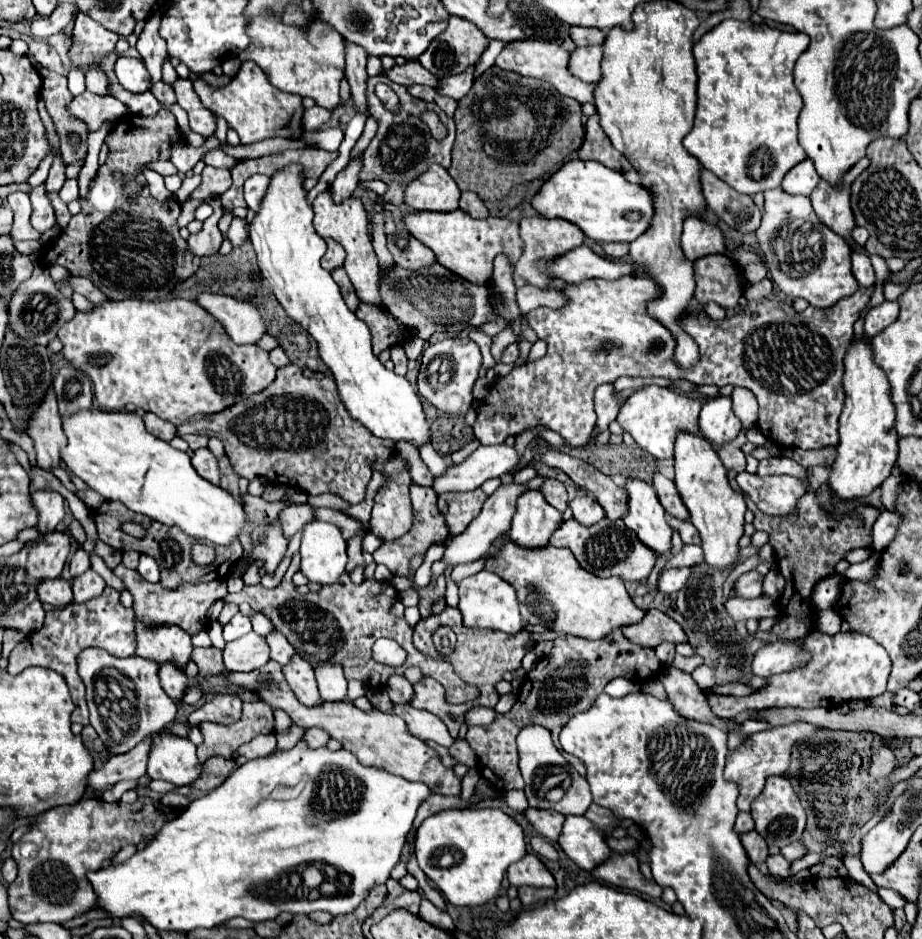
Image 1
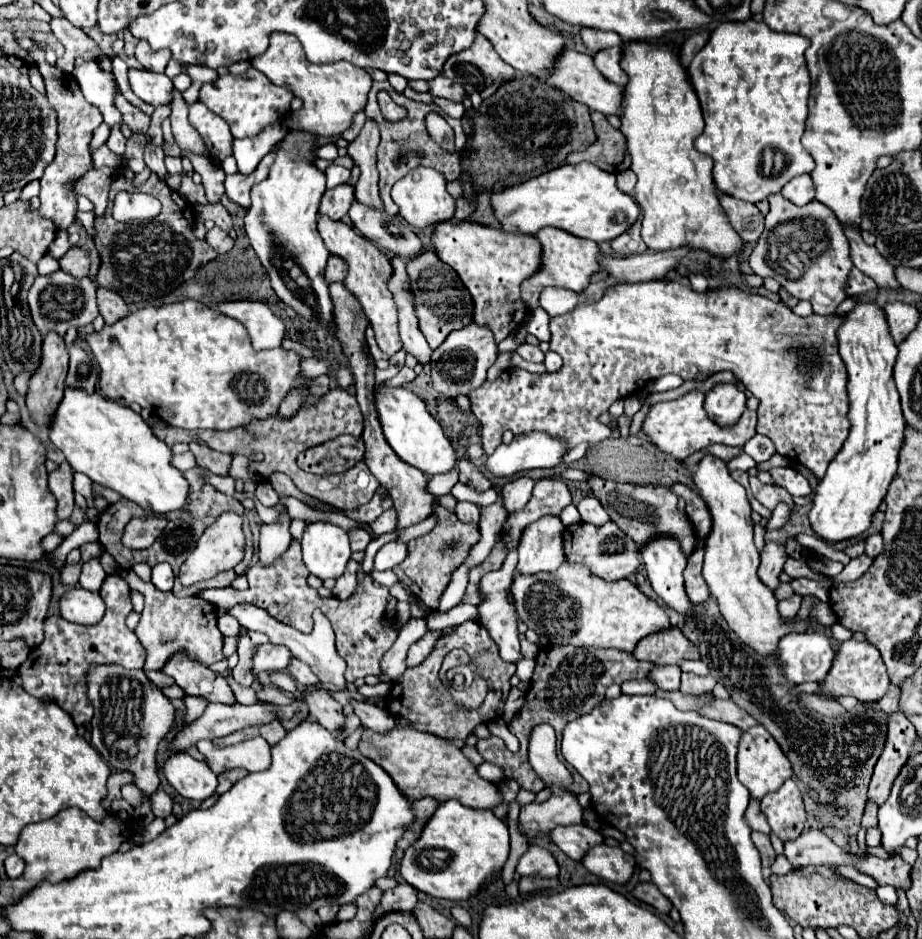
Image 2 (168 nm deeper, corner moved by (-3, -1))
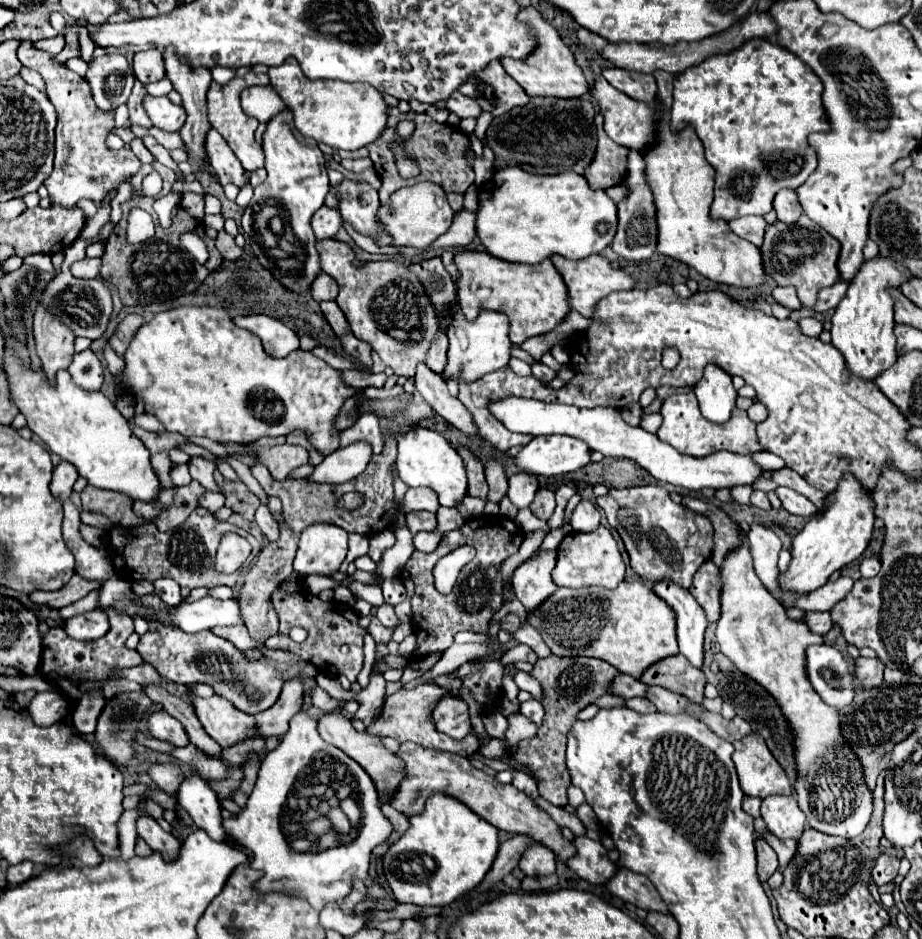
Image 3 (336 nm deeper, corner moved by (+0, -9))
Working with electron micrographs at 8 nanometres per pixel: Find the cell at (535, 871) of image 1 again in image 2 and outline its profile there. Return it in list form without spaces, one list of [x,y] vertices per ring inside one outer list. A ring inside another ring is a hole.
[[[529,846],[529,850],[521,856],[521,860],[517,864],[517,874],[519,876],[555,878],[559,874],[559,866],[547,850],[543,850],[539,846]]]

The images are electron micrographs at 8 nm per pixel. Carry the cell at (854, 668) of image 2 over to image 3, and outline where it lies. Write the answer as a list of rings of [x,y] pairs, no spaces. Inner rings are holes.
[[[858,658],[858,660],[856,660],[854,674],[856,674],[858,680],[864,682],[866,688],[880,686],[880,682],[882,682],[882,672],[884,672],[884,664],[882,664],[878,658]]]

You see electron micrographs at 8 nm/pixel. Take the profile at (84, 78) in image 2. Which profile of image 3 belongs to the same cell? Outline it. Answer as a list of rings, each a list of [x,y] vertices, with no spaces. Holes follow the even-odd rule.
[[[108,52],[88,64],[86,80],[92,86],[100,110],[116,110],[124,104],[134,86],[134,74],[124,54]]]

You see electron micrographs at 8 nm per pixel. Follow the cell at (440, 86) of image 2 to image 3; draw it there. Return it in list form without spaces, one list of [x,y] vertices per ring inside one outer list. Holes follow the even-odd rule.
[[[454,92],[452,98],[446,102],[446,106],[458,118],[466,118],[466,116],[478,118],[482,114],[482,108],[478,106],[478,102],[472,100],[472,98],[468,98],[468,96],[464,96],[464,94],[460,94],[460,92]]]

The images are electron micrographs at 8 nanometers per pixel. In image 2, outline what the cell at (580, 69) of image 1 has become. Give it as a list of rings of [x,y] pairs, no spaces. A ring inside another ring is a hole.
[[[615,46],[615,48],[605,48],[605,50],[599,50],[595,56],[593,56],[593,62],[595,62],[595,68],[613,84],[617,86],[625,86],[627,84],[627,74],[621,70],[619,66],[619,58],[621,58],[621,46]]]

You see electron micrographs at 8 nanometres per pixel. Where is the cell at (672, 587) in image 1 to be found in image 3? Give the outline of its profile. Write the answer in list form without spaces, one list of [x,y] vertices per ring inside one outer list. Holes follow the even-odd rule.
[[[712,560],[704,562],[698,568],[690,586],[690,594],[706,610],[706,616],[712,624],[720,620],[720,586],[720,568]]]

